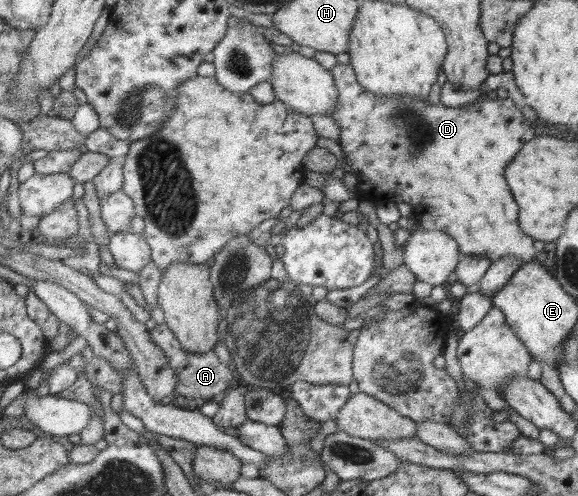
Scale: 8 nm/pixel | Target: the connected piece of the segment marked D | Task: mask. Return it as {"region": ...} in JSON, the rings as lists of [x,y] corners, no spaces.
{"region":[[[336,64],[329,69],[330,75],[333,76],[334,87],[337,88],[337,104],[333,107],[333,110],[329,113],[329,116],[334,120],[334,123],[338,126],[338,139],[337,143],[343,153],[343,164],[341,168],[344,172],[351,173],[356,179],[355,187],[357,187],[358,200],[368,200],[374,206],[380,204],[386,204],[392,202],[396,204],[403,201],[408,205],[414,206],[414,211],[418,211],[416,204],[420,204],[420,215],[418,215],[418,225],[420,229],[426,231],[438,230],[447,233],[458,245],[460,255],[480,255],[484,257],[488,263],[494,263],[498,261],[500,257],[514,257],[514,259],[520,259],[520,266],[524,263],[536,262],[536,251],[533,248],[533,239],[528,237],[525,233],[522,233],[518,229],[518,223],[516,223],[516,203],[504,183],[504,177],[502,177],[502,171],[506,167],[506,163],[512,159],[512,155],[520,149],[522,143],[530,141],[534,137],[534,131],[530,129],[530,125],[524,121],[524,117],[520,115],[520,110],[514,105],[511,99],[497,98],[497,100],[490,100],[487,98],[479,100],[471,104],[465,104],[454,108],[445,107],[440,102],[436,105],[426,105],[422,100],[413,100],[408,96],[397,95],[374,95],[372,92],[366,91],[361,87],[356,80],[356,73],[349,64]]]}

